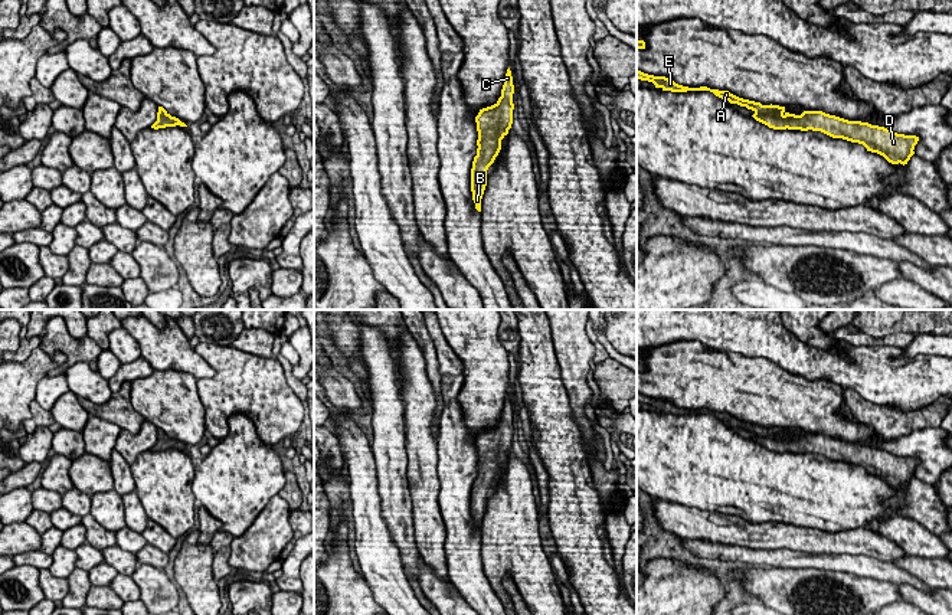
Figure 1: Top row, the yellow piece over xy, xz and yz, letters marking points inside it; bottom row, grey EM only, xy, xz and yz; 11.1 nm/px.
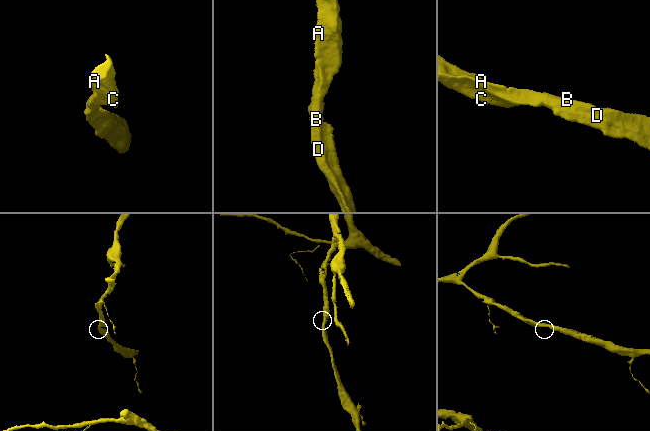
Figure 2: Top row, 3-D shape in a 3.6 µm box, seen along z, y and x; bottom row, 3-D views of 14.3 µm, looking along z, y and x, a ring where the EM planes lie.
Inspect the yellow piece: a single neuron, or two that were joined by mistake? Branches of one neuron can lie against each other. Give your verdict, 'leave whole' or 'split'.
leave whole

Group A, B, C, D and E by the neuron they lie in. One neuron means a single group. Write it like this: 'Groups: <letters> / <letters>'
Groups: A B C D E

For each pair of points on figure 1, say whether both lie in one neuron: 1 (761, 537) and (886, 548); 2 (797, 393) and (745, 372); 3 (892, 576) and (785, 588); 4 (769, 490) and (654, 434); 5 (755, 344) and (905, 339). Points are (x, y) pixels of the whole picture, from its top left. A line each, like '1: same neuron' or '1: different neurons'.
1: same neuron
2: same neuron
3: different neurons
4: same neuron
5: different neurons

